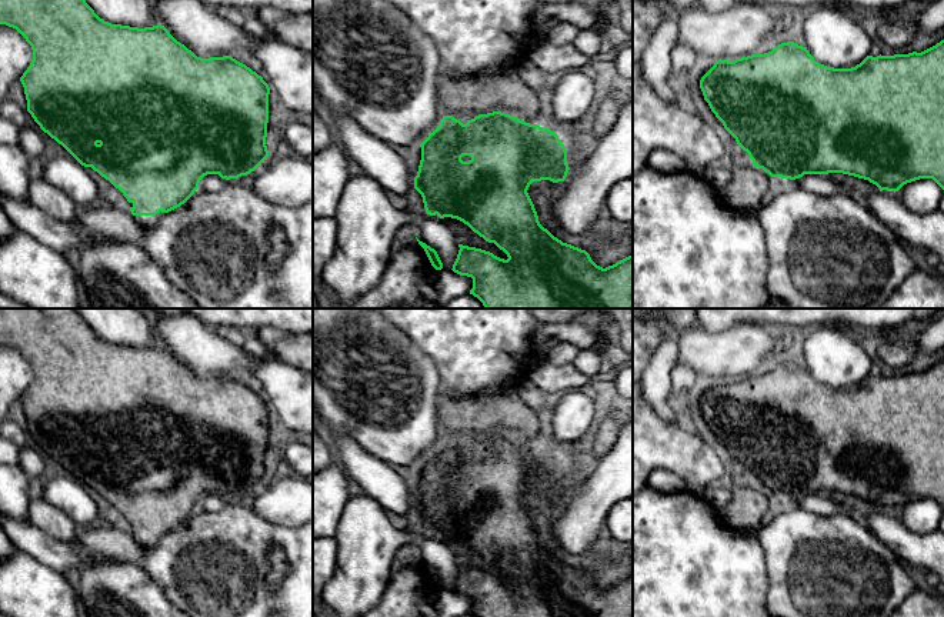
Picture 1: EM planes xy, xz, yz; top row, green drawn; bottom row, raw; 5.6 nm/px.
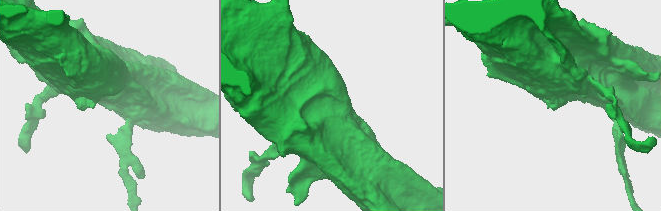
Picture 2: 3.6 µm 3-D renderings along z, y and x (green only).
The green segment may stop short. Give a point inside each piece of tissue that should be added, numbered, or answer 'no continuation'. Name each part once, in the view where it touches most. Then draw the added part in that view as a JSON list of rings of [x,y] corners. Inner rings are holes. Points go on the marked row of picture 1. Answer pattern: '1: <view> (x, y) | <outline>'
1: xy (143, 220) | [[[157,213],[156,216],[134,216],[134,220],[143,227],[153,227],[156,226],[166,213]]]

